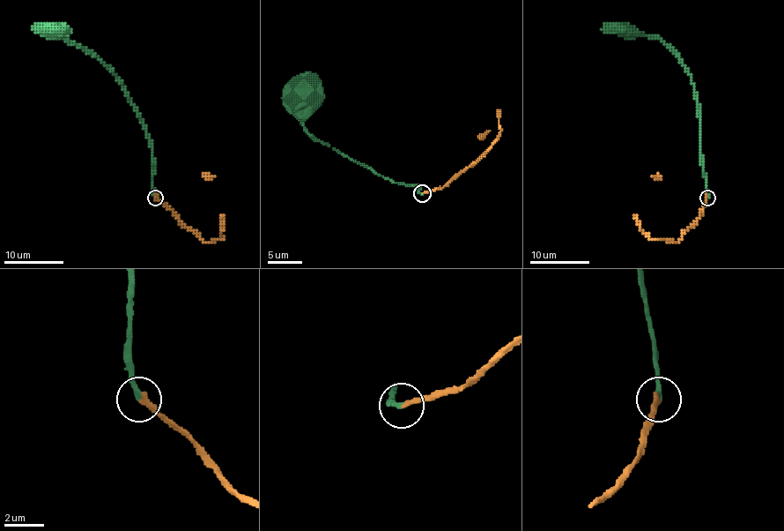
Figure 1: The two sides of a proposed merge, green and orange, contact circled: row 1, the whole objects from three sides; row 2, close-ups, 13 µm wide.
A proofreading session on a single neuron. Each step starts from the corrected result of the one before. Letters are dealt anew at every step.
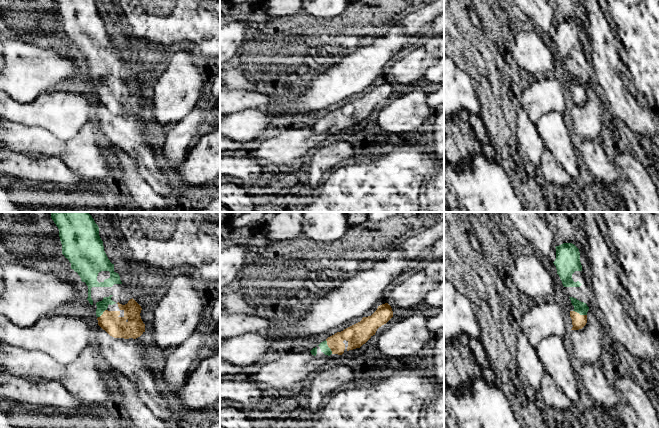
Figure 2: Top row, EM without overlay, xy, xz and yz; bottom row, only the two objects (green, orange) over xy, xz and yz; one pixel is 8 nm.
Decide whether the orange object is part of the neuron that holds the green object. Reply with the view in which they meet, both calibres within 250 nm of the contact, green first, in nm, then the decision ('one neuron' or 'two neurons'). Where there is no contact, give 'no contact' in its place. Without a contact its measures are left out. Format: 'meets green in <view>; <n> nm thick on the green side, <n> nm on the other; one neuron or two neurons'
meets green in xz; 70 nm thick on the green side, 170 nm on the other; one neuron

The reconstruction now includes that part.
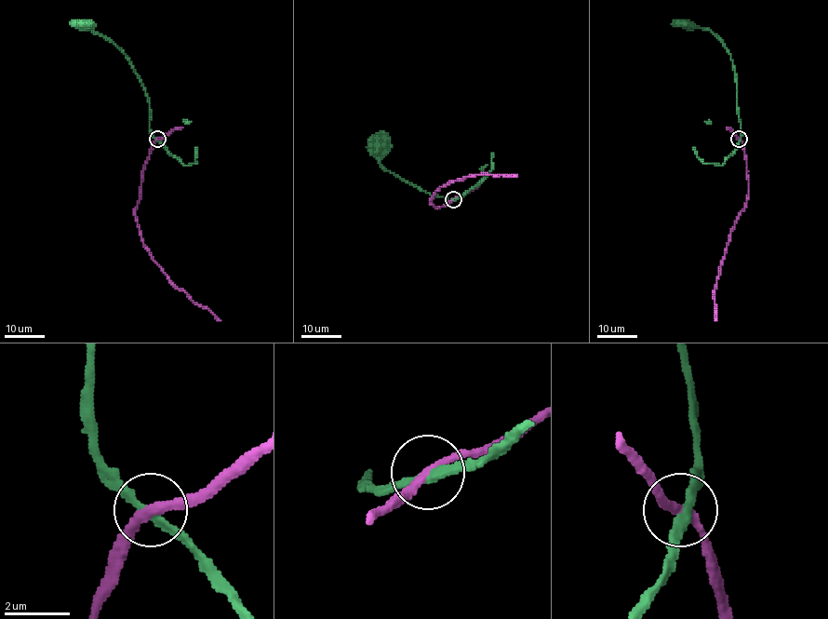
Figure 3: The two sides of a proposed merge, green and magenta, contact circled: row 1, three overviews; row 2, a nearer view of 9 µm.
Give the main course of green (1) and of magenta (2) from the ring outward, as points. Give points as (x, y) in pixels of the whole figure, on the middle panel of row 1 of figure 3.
1: (453, 199), (447, 201), (444, 197), (434, 196), (390, 173), (380, 162), (380, 143)
2: (453, 199), (437, 208), (431, 200), (438, 190), (450, 182), (471, 175), (516, 176)

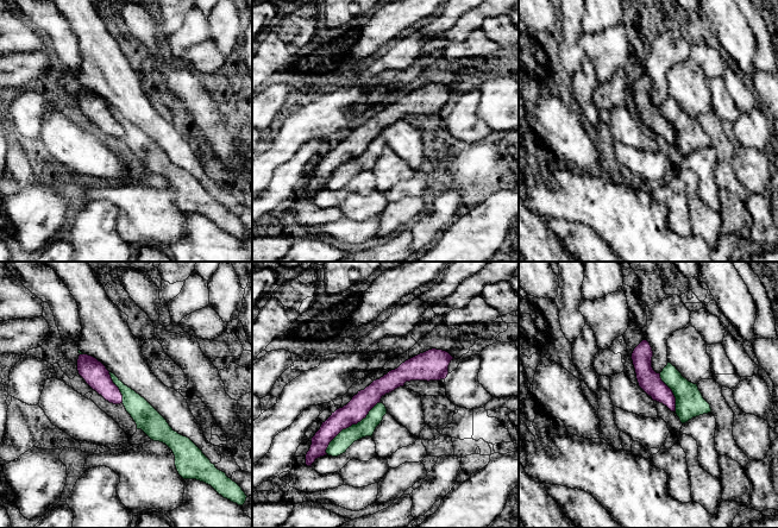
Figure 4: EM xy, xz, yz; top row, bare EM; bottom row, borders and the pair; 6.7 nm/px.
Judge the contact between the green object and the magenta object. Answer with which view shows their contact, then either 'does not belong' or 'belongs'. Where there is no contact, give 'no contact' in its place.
meets green in xz; does not belong

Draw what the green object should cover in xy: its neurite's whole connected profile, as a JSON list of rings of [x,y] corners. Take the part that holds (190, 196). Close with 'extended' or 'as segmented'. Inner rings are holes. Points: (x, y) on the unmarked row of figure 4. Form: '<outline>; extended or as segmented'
[[[109,106],[123,128],[123,138],[137,158],[151,174],[165,177],[175,189],[175,200],[183,213],[196,213],[211,219],[224,232],[243,239],[246,228],[241,221],[218,203],[202,184],[187,170],[175,165],[167,153],[139,127]]]; as segmented

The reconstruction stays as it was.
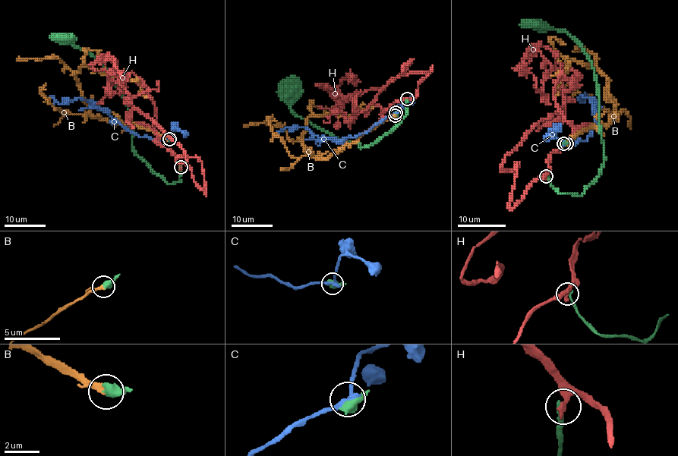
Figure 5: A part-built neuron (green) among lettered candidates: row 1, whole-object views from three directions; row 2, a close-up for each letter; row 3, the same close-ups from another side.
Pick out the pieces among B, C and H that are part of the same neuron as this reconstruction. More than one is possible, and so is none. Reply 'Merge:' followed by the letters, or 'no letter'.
Merge: B

